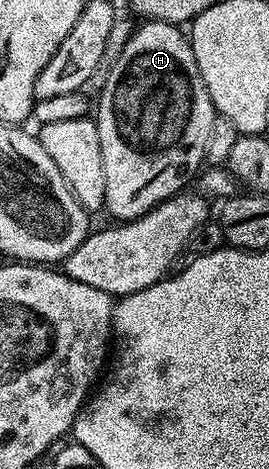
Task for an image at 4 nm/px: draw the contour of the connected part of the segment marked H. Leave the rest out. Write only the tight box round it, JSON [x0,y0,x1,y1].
[94,21,216,221]

